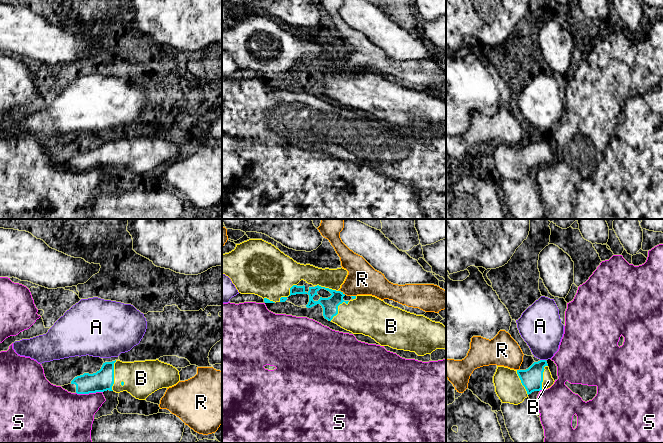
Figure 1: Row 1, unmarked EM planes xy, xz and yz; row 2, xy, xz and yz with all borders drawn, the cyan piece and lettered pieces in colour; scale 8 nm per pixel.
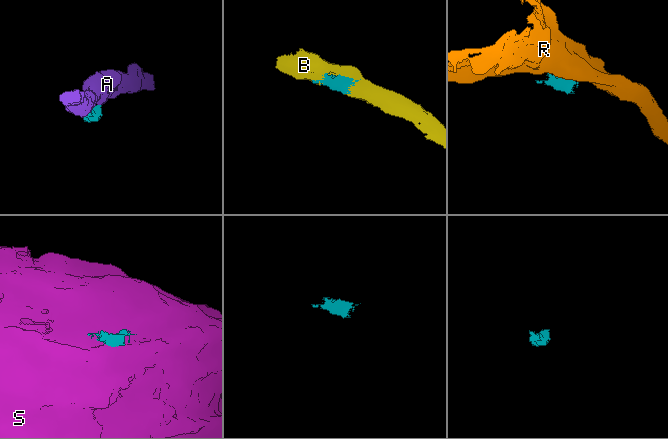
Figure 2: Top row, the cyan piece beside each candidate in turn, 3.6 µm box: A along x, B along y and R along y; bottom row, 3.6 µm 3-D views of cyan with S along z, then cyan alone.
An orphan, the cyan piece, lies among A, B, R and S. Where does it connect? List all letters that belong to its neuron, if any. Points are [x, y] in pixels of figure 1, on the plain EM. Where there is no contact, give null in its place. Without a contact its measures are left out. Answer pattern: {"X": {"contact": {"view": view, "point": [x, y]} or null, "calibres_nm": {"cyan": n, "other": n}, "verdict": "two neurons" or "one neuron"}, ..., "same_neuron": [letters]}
{"A": {"contact": {"view": "yz", "point": [543, 136]}, "calibres_nm": {"cyan": 170, "other": 320}, "verdict": "two neurons"}, "B": {"contact": {"view": "xy", "point": [113, 151]}, "calibres_nm": {"cyan": 170, "other": 280}, "verdict": "one neuron"}, "R": {"contact": {"view": "xz", "point": [342, 68]}, "calibres_nm": {"cyan": 130, "other": 260}, "verdict": "two neurons"}, "S": {"contact": {"view": "xy", "point": [89, 168]}, "calibres_nm": {"cyan": 170, "other": 380}, "verdict": "two neurons"}, "same_neuron": ["B"]}

